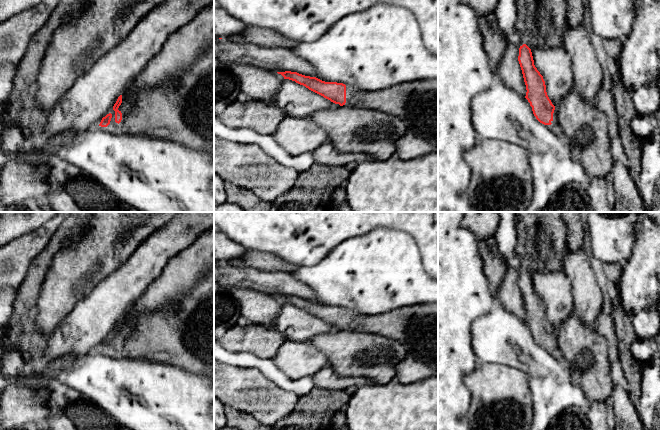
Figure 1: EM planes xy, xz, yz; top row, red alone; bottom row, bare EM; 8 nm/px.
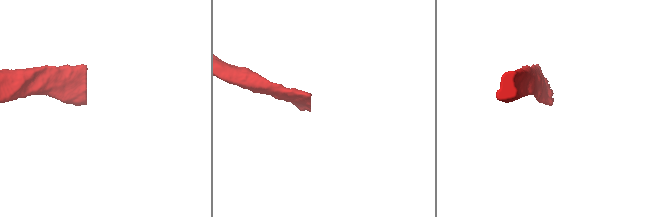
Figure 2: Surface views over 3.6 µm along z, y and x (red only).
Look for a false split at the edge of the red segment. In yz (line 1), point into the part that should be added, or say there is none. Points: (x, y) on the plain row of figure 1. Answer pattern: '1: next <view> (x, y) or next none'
1: next none

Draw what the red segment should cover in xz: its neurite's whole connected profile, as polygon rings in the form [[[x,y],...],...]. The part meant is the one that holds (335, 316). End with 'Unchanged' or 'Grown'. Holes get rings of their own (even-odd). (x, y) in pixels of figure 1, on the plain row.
[[[297,296],[277,297],[340,330],[360,330],[396,339],[407,347],[409,357],[438,371],[438,303],[404,306],[382,314],[366,315]]]. Grown

